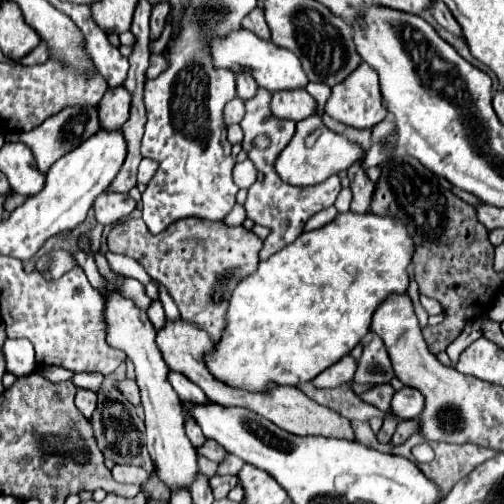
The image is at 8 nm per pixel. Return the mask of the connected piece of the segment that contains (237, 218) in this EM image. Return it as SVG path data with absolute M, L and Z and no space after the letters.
M235 204L233 210L229 212L229 216L225 216L223 222L227 226L239 226L239 224L243 224L243 220L245 220L245 208L241 204Z

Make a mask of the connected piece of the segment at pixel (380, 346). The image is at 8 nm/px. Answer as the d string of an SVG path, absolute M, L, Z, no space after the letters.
M377 334L371 336L367 344L363 344L363 354L357 360L357 370L353 376L353 382L357 384L389 384L393 380L395 372L391 368L389 354L385 350L385 344Z

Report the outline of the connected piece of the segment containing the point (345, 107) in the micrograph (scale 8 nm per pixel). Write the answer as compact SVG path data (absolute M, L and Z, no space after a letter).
M363 62L345 82L333 86L331 98L325 104L325 112L331 118L335 118L347 126L361 128L361 130L371 130L375 124L385 120L387 110L383 110L383 104L381 104L381 90L379 90L377 72Z

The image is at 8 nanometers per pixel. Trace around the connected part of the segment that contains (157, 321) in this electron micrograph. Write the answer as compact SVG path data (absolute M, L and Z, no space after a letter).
M159 300L151 302L151 306L147 308L147 314L149 314L149 320L153 322L155 330L159 330L165 324L165 312L163 312L163 304Z

